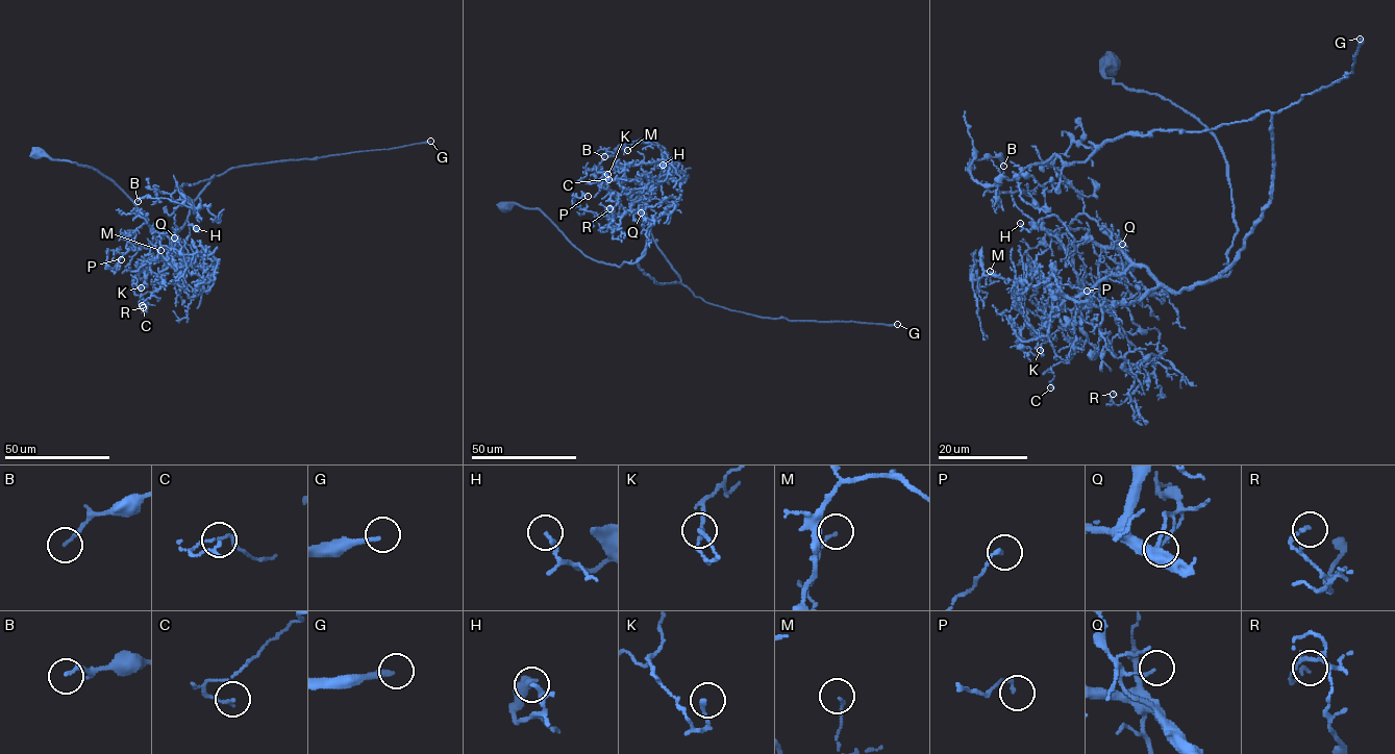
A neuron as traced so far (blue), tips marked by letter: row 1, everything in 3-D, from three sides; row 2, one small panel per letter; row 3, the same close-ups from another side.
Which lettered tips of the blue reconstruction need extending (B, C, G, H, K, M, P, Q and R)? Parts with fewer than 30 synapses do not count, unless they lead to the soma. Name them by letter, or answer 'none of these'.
G

